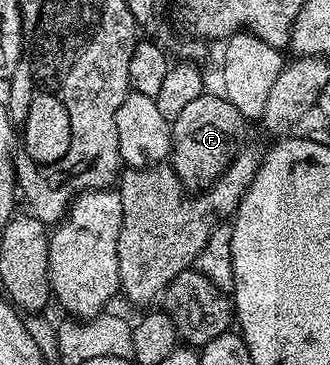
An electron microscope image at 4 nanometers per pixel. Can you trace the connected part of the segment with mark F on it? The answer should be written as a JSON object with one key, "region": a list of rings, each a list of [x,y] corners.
{"region":[[[209,94],[195,97],[195,101],[191,101],[183,108],[183,113],[171,121],[171,166],[182,184],[189,189],[204,189],[216,181],[229,168],[229,162],[242,146],[241,134],[245,131],[246,120],[226,98],[220,94]]]}

